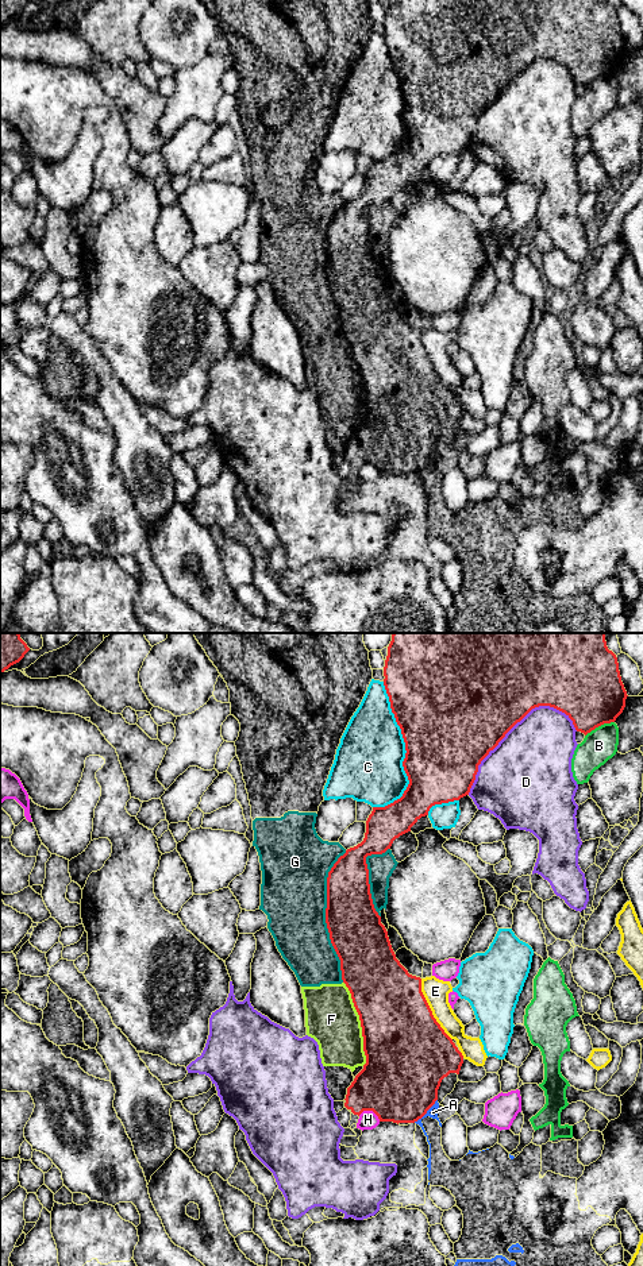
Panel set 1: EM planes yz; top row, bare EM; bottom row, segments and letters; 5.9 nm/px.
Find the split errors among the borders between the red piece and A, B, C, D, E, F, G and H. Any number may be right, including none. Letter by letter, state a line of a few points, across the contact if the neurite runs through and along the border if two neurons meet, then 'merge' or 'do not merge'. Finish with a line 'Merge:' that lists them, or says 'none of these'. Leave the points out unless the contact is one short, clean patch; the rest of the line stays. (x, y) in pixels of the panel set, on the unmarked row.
A: do not merge
B: do not merge
C: do not merge
D: do not merge
E: do not merge
F: do not merge
G: do not merge
H: do not merge
Merge: none of these

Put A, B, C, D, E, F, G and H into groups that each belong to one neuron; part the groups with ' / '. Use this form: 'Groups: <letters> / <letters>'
Groups: A F G / B / C / D / E / H

